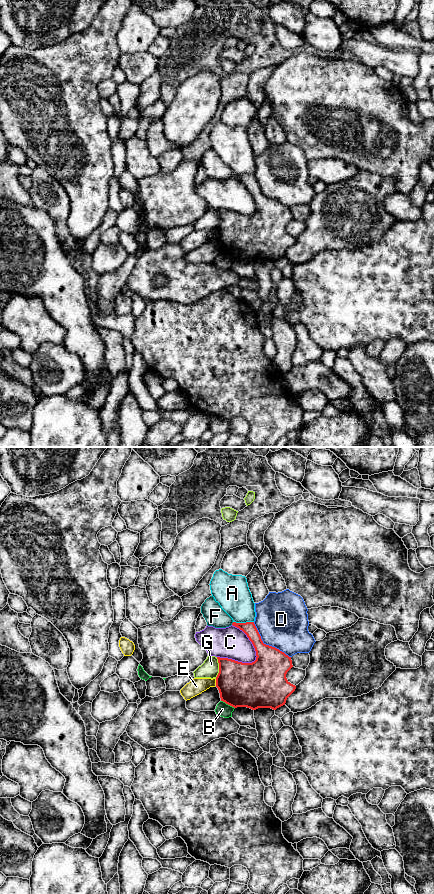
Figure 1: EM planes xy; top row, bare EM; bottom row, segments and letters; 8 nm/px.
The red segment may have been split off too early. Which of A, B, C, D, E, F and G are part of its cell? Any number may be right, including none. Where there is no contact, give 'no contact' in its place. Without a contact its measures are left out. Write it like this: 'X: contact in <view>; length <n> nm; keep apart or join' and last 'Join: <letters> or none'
A: contact in xy; length 170 nm; keep apart
B: contact in xy; length 130 nm; keep apart
C: contact in xy; length 360 nm; keep apart
D: contact in xy; length 420 nm; keep apart
E: contact in xy; length 60 nm; keep apart
F: contact in xy; length 30 nm; keep apart
G: contact in xy; length 180 nm; keep apart
Join: none

